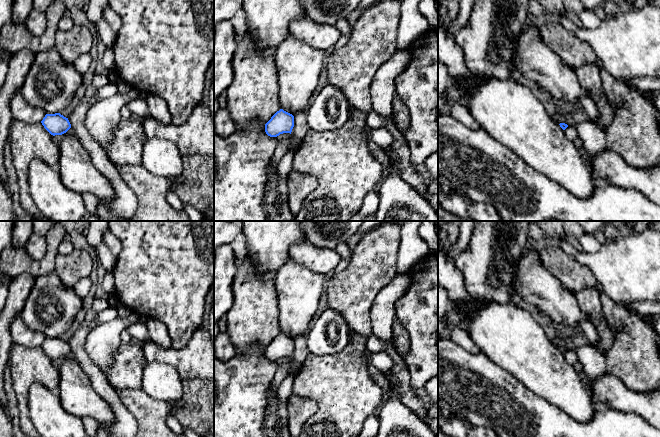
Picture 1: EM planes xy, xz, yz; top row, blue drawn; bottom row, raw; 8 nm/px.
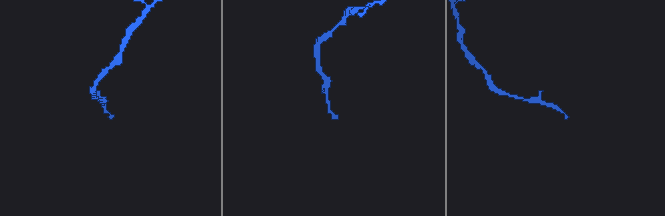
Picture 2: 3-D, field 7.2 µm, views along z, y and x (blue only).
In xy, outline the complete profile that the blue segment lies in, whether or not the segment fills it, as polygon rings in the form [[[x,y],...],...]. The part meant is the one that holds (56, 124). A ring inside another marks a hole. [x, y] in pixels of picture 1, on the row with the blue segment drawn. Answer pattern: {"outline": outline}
{"outline": [[[60,113],[46,114],[41,123],[53,136],[62,135],[71,128],[68,118],[64,117]]]}

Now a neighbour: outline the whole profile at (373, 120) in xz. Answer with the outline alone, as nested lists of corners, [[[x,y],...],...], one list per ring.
[[[372,110],[366,113],[366,126],[369,129],[384,128],[386,125],[386,120],[380,116],[377,112]]]

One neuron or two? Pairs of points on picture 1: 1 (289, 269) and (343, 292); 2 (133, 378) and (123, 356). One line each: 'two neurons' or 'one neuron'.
1: two neurons
2: one neuron

